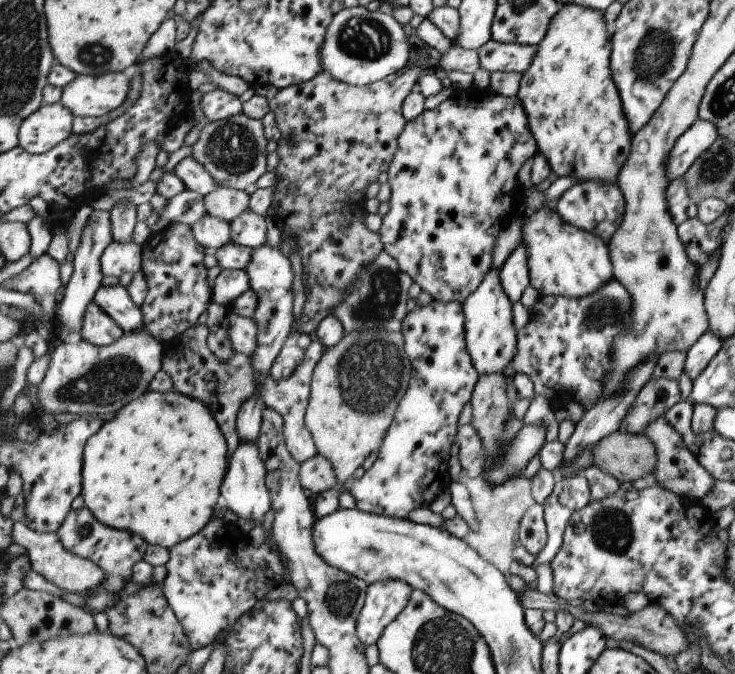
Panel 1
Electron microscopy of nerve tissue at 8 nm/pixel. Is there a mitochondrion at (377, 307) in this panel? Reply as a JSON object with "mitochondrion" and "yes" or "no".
{"mitochondrion":"yes"}

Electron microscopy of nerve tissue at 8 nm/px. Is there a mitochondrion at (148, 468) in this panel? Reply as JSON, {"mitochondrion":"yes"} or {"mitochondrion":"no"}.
{"mitochondrion":"no"}

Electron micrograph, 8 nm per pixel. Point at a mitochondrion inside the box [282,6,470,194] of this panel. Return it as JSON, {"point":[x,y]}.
{"point":[366,40]}

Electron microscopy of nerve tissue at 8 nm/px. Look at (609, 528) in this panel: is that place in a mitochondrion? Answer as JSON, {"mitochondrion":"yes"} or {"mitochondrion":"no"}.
{"mitochondrion":"yes"}

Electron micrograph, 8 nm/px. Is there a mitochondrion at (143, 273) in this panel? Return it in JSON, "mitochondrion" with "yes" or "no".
{"mitochondrion":"no"}

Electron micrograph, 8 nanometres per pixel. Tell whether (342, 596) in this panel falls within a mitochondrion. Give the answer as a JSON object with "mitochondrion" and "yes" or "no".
{"mitochondrion":"yes"}

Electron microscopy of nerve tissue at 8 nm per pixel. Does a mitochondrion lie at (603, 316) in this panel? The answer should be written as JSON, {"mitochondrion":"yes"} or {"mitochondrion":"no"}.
{"mitochondrion":"yes"}

